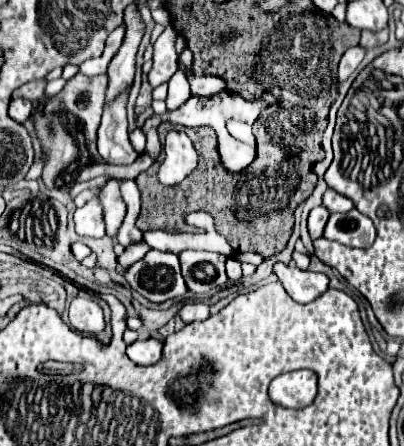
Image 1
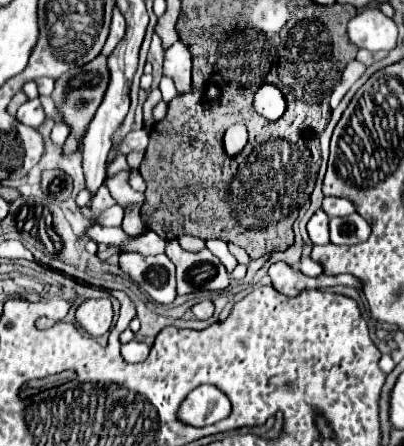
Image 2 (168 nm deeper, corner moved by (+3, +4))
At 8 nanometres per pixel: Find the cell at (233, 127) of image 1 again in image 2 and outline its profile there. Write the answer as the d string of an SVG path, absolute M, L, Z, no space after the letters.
M163 77L161 83L159 83L159 89L163 93L163 101L165 103L169 103L171 99L175 99L179 95L179 91L177 91L177 87L175 87L175 83L173 83L171 77Z

